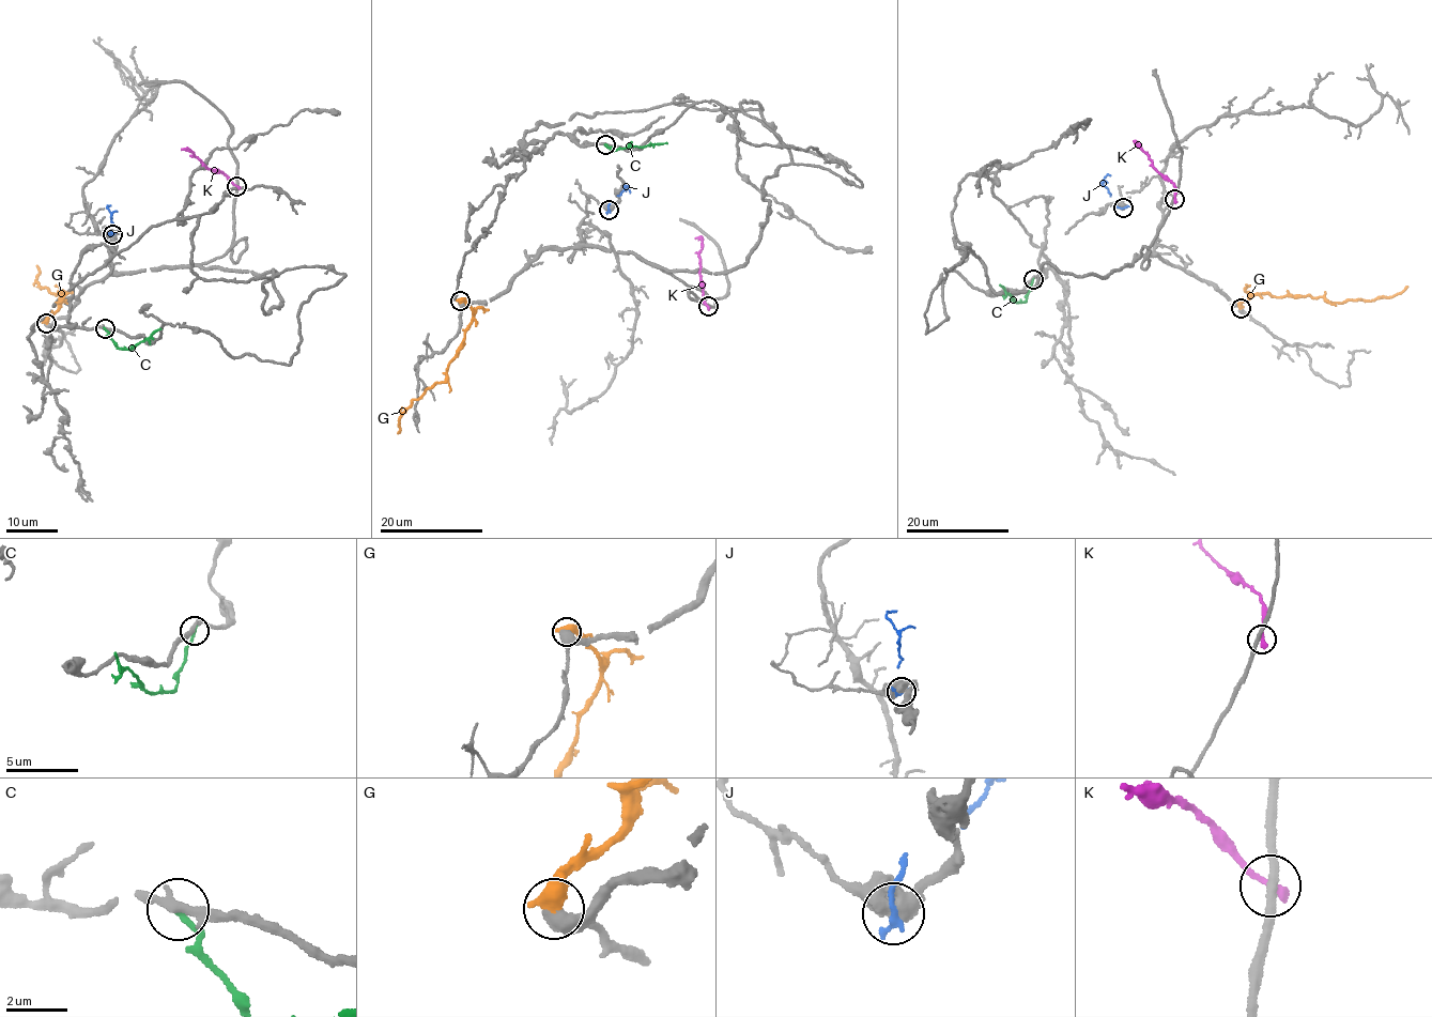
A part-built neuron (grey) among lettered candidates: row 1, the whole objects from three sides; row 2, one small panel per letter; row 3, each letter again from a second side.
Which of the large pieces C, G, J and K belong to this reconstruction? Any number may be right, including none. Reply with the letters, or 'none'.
G

